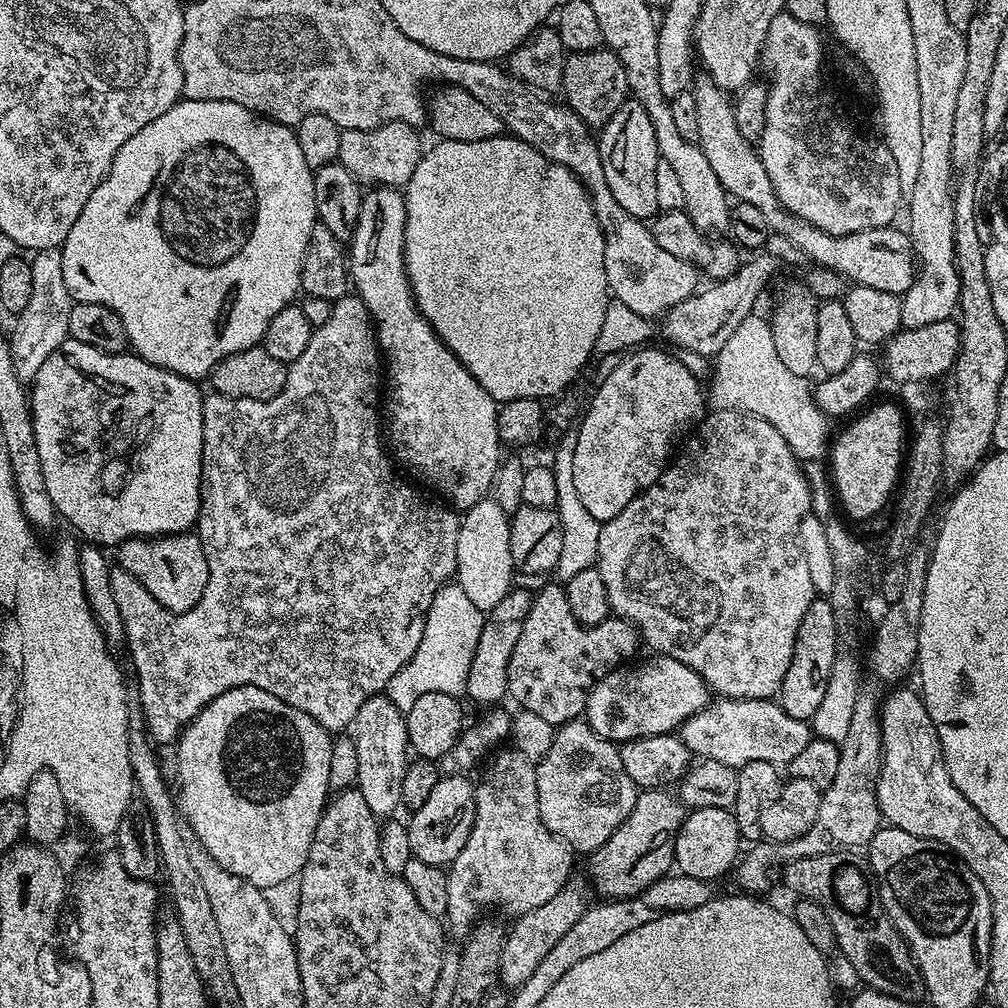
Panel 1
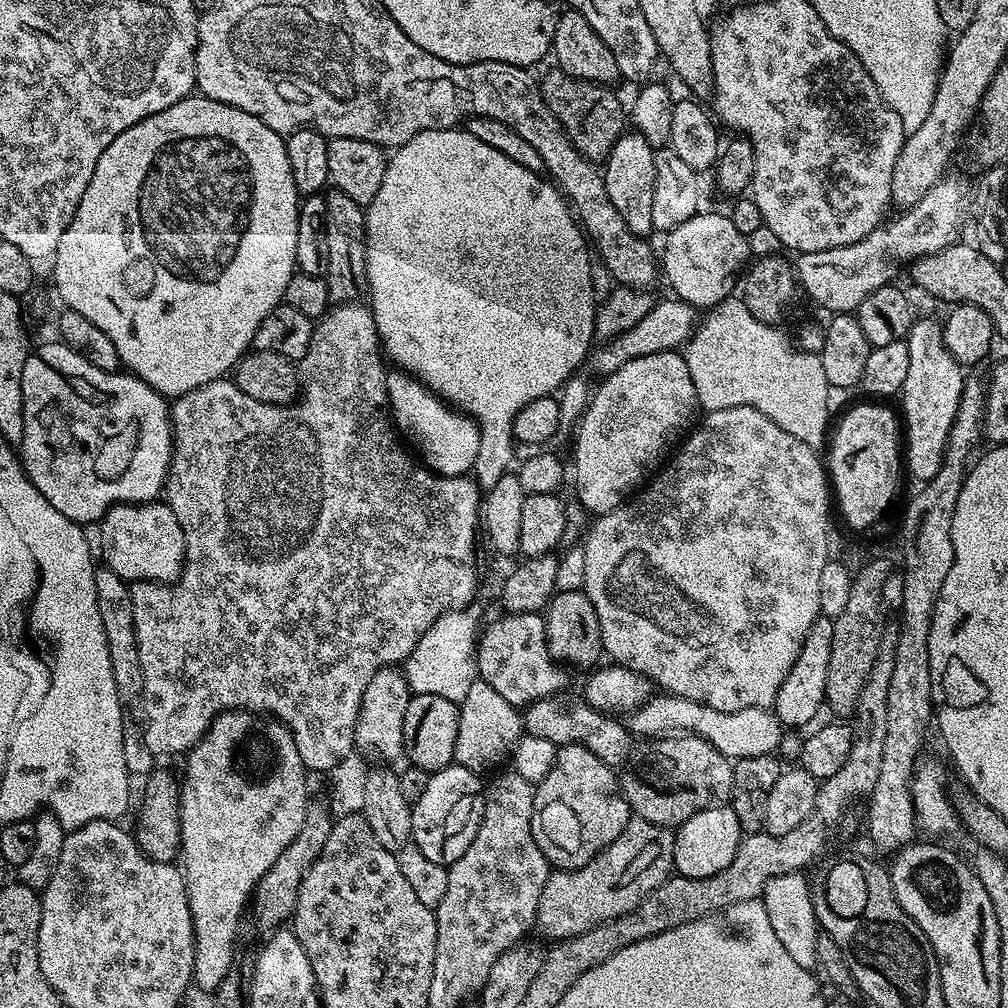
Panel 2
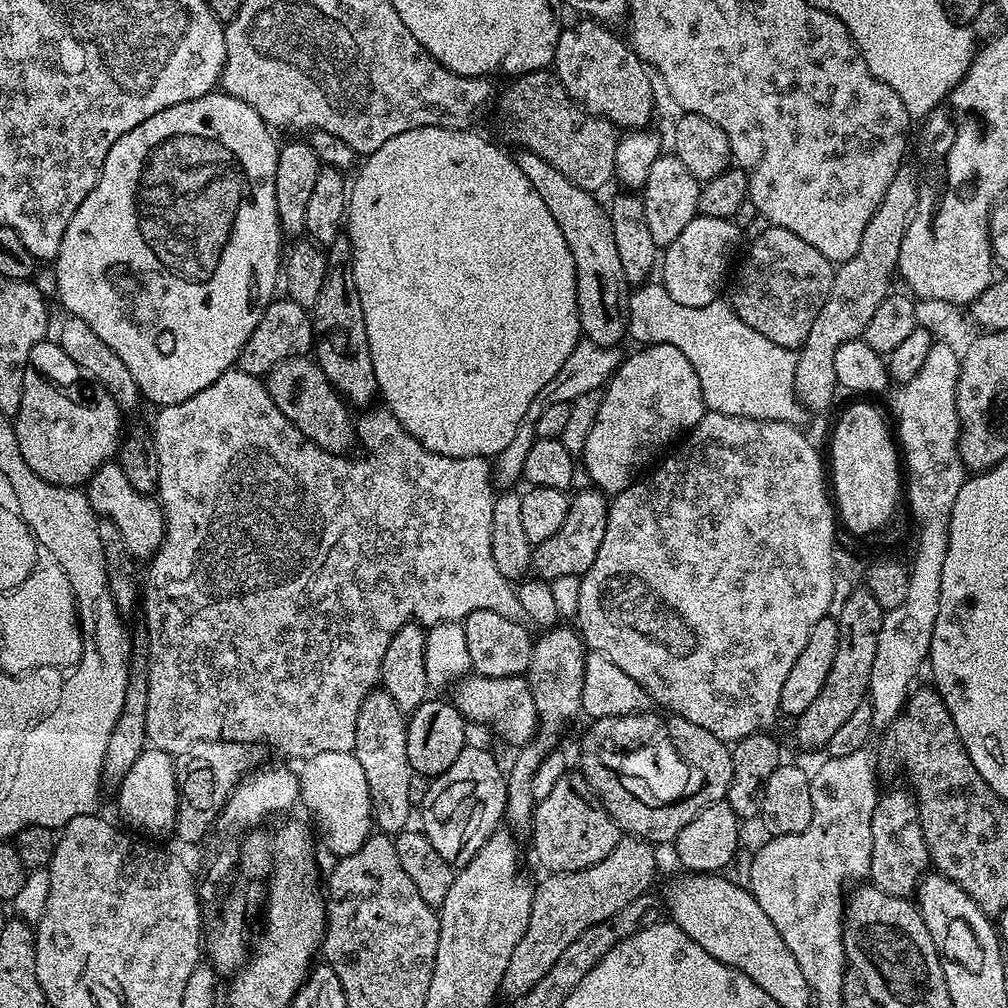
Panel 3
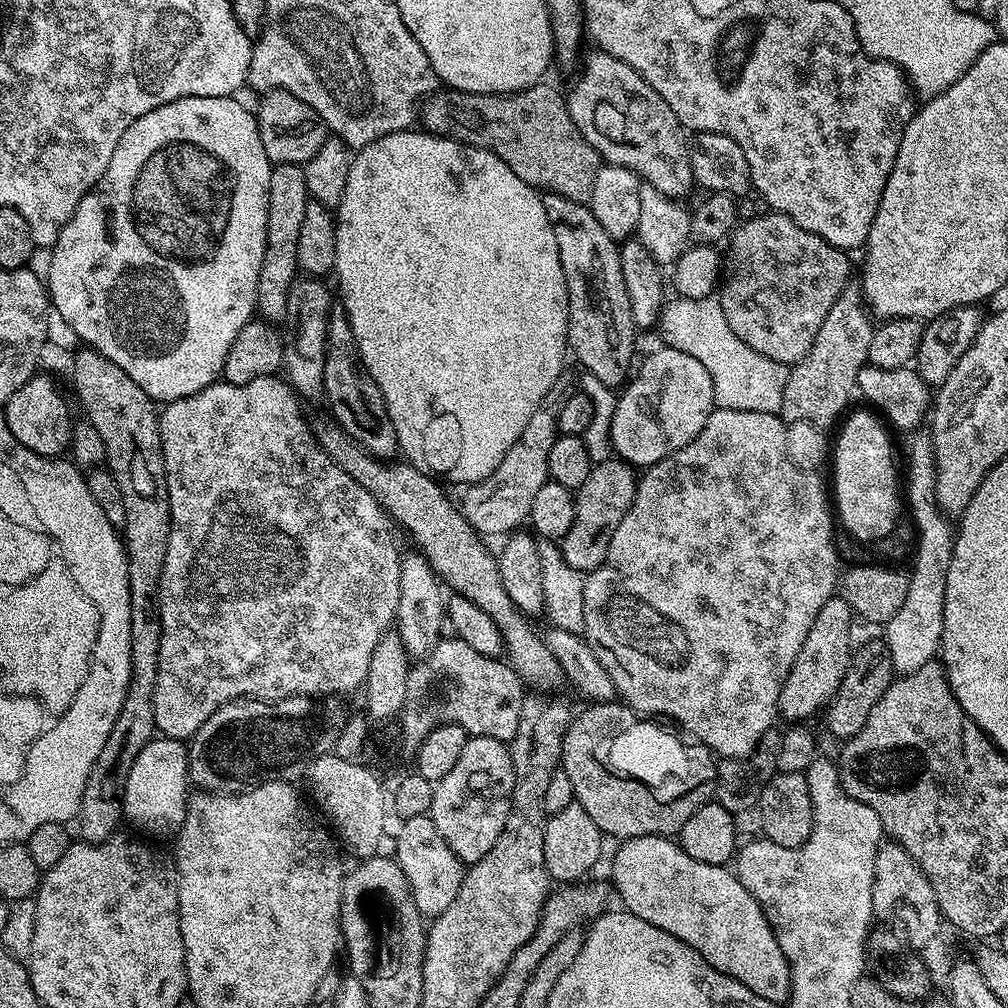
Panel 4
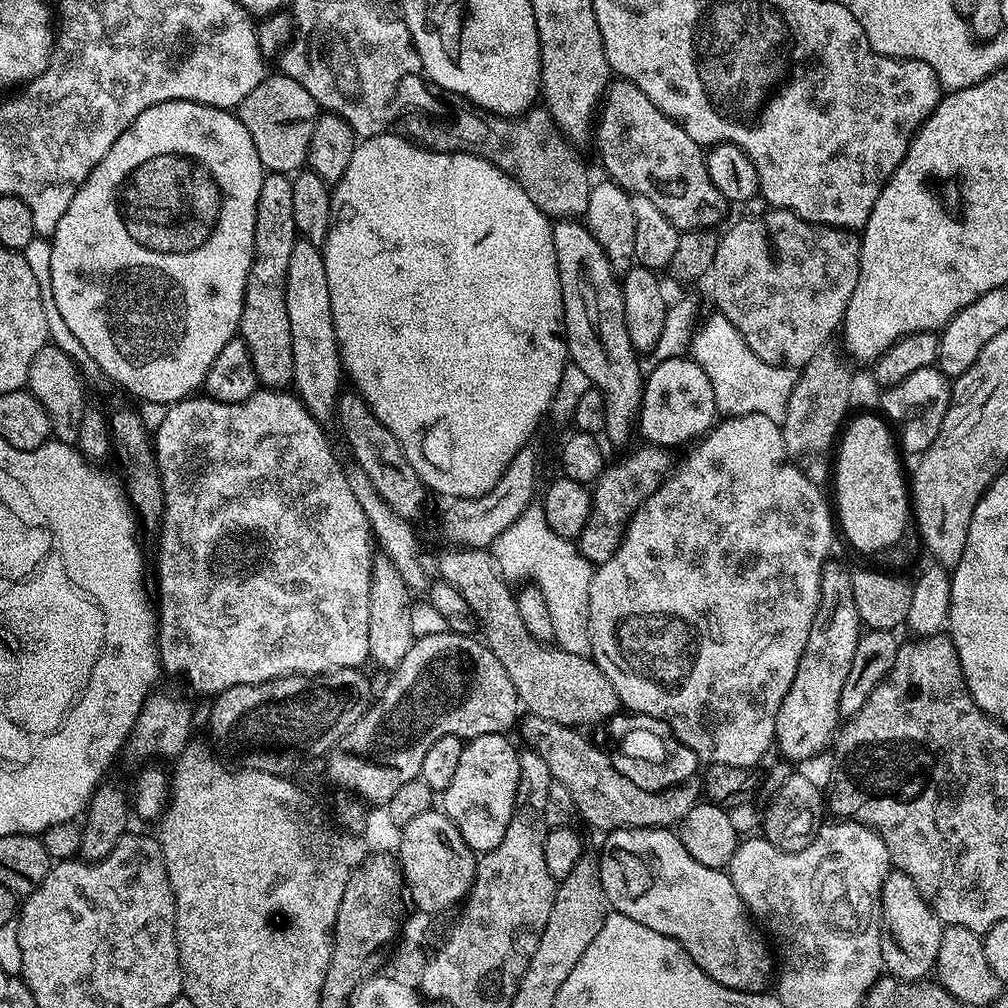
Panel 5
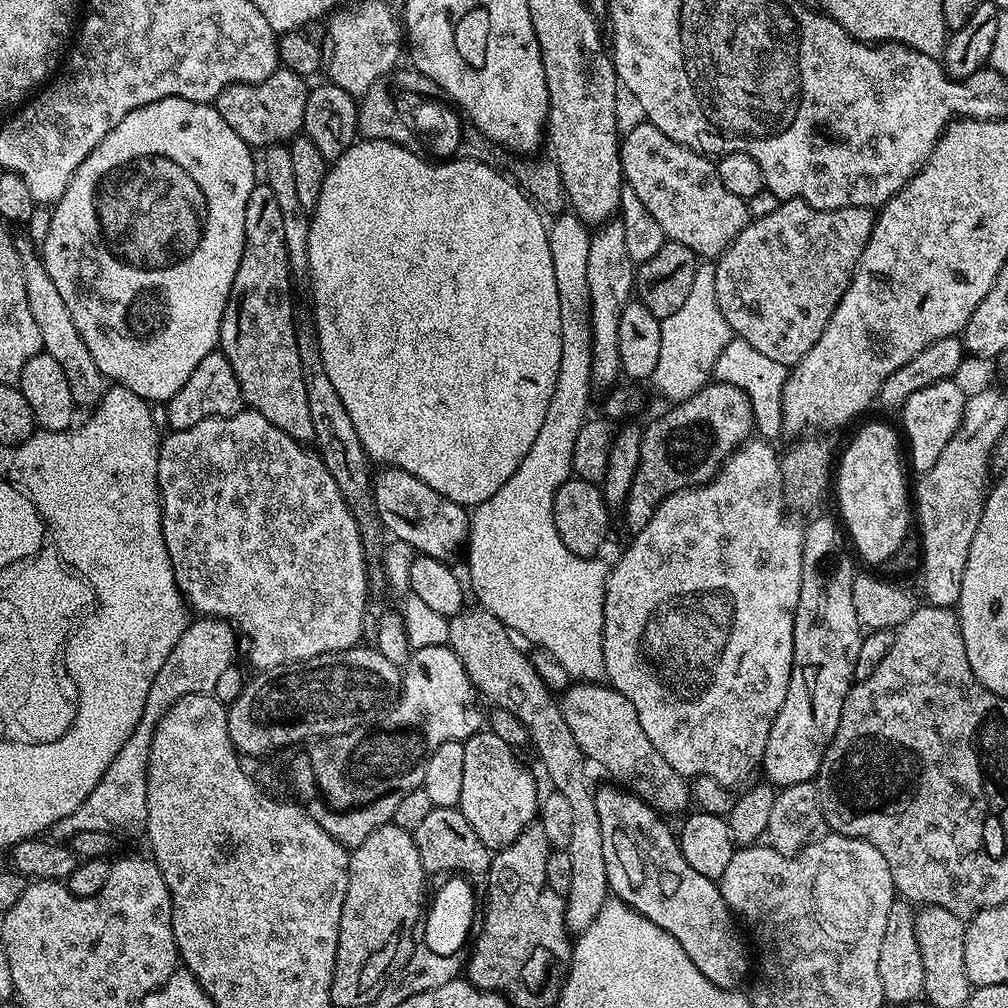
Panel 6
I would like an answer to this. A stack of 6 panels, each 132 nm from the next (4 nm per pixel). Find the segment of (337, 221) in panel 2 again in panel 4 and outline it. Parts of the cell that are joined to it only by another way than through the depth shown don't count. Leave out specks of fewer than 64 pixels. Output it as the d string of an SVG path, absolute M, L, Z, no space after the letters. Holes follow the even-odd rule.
M336 314L329 319L325 344L325 374L323 399L328 399L331 419L358 442L377 460L391 461L397 455L400 443L394 430L394 422L390 422L390 414L386 410L386 398L382 398L382 390L378 390L378 382L370 378L366 366L360 357L358 342L354 338L354 330L350 330L347 316Z

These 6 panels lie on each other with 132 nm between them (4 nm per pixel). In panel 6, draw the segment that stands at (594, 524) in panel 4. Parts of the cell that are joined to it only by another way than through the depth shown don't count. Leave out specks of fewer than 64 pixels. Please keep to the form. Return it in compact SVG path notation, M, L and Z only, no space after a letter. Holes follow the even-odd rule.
M709 382L684 403L673 403L649 428L643 429L644 437L640 447L638 474L634 474L634 482L630 482L630 494L624 500L622 515L629 533L635 534L650 522L654 510L667 496L680 492L683 488L698 488L713 480L716 471L725 464L740 445L746 443L753 435L754 423L750 398L738 386Z

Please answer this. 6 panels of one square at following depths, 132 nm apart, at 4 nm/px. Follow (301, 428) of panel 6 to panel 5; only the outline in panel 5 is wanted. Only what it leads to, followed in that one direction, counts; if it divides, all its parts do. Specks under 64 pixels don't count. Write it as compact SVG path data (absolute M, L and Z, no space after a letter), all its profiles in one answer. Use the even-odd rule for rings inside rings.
M268 172L258 194L258 210L254 218L254 254L248 271L248 281L244 291L244 305L240 319L239 339L250 350L257 381L268 390L284 390L292 384L294 359L291 349L290 319L286 310L286 280L289 269L290 253L298 239L294 222L294 190L292 181L285 173Z

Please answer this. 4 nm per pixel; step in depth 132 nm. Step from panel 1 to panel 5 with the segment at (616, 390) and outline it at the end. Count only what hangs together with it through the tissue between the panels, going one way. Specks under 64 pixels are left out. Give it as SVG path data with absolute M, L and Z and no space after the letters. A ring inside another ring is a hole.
M684 354L672 357L668 361L657 363L656 369L646 376L638 417L639 431L642 436L644 432L645 438L648 439L645 441L667 448L674 447L676 442L692 439L695 441L713 427L717 416L710 379L693 358Z

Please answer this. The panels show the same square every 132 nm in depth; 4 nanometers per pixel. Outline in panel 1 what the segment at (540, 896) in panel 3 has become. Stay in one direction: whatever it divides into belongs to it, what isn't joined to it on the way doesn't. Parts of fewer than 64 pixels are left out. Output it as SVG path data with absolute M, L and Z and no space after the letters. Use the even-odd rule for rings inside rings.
M650 788L641 791L634 810L614 830L614 834L597 852L591 853L592 876L596 879L594 892L604 900L625 900L638 895L646 886L669 875L674 868L676 836L684 825L686 809L671 791Z

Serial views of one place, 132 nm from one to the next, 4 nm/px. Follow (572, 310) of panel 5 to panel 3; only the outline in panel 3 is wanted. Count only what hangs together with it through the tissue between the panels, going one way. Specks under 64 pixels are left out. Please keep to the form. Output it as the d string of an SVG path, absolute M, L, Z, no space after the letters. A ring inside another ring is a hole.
M517 151L517 166L530 178L530 186L542 194L546 210L554 214L576 263L576 278L580 293L580 330L587 339L604 348L619 345L629 331L630 285L622 274L622 262L618 259L618 246L614 244L614 230L609 209L596 201L591 192L574 186L566 174L561 174L533 152Z

